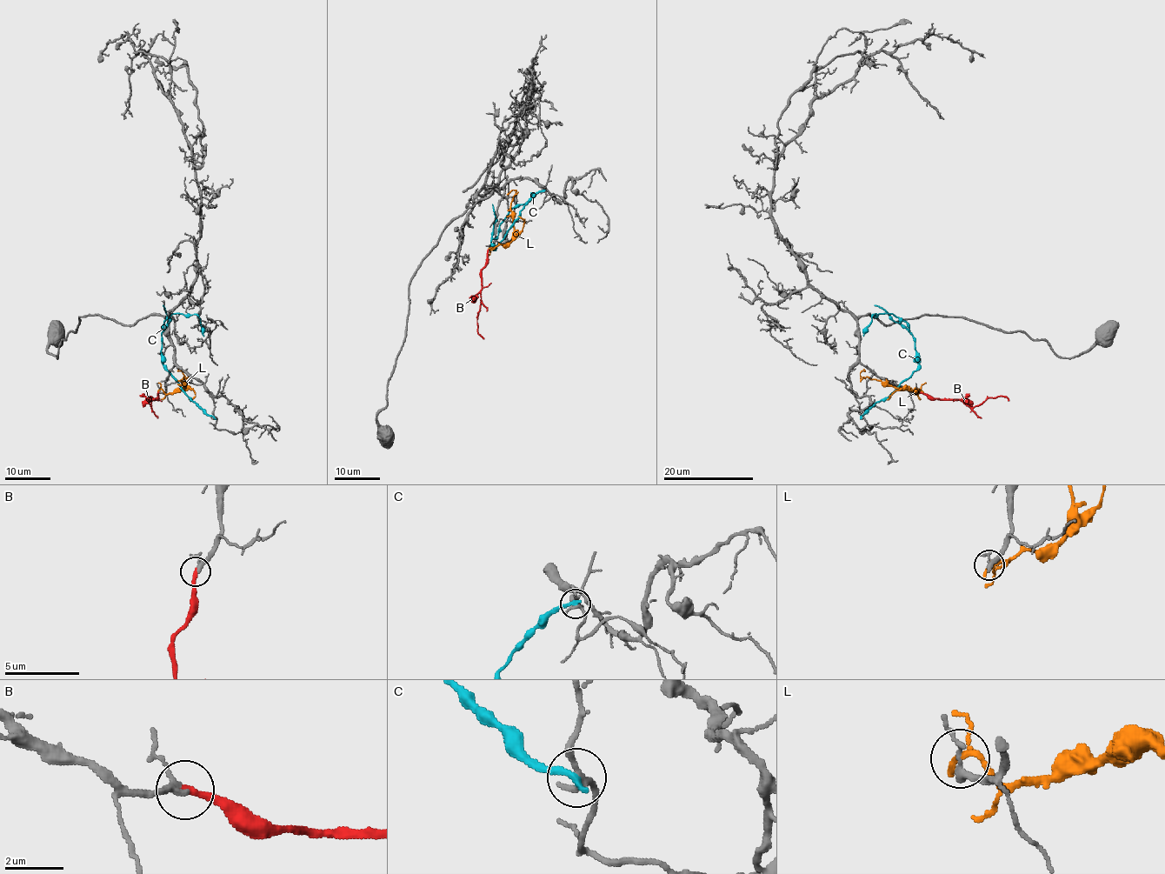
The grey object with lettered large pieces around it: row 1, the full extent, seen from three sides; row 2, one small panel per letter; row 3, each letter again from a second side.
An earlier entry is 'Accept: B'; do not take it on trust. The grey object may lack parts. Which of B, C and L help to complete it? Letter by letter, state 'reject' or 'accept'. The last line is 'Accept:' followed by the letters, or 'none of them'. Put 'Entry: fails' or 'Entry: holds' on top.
Entry: holds
B: accept
C: reject
L: reject
Accept: B

